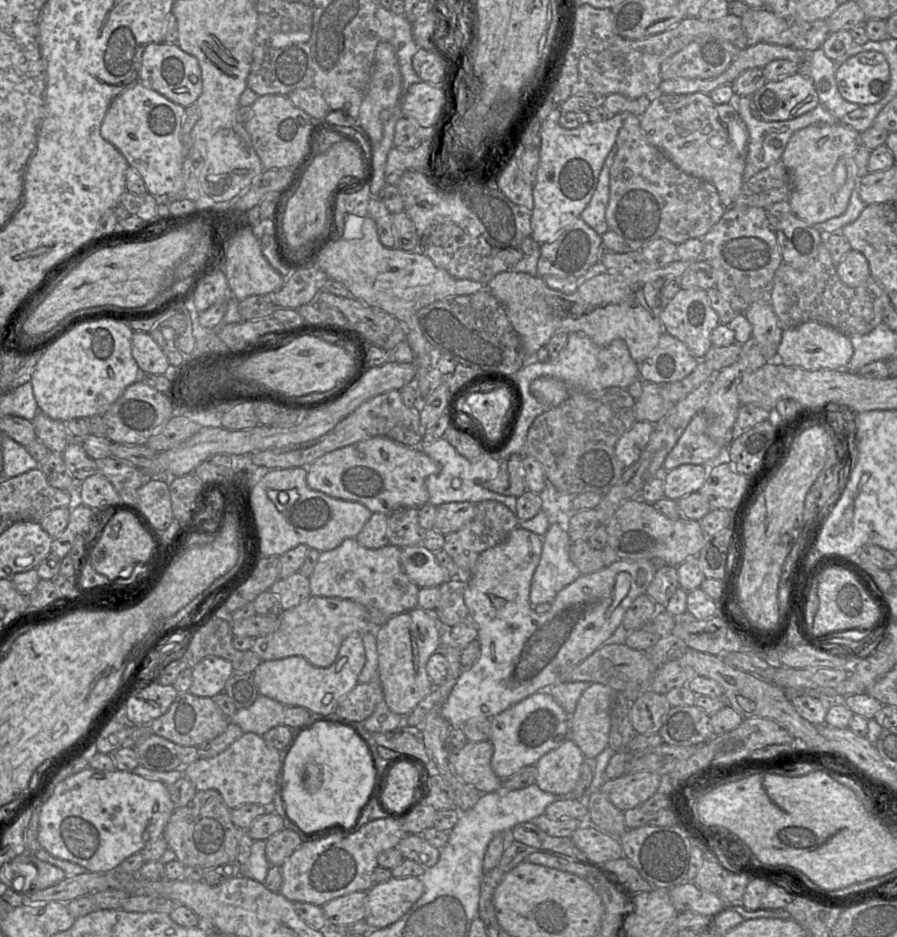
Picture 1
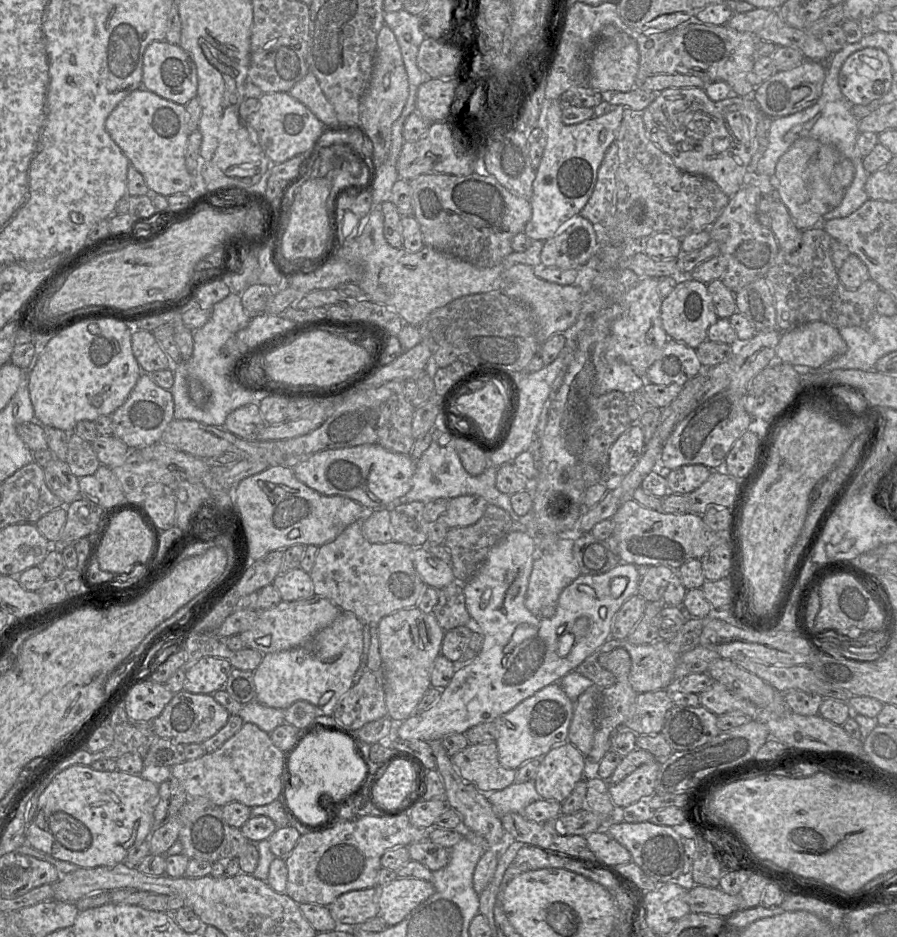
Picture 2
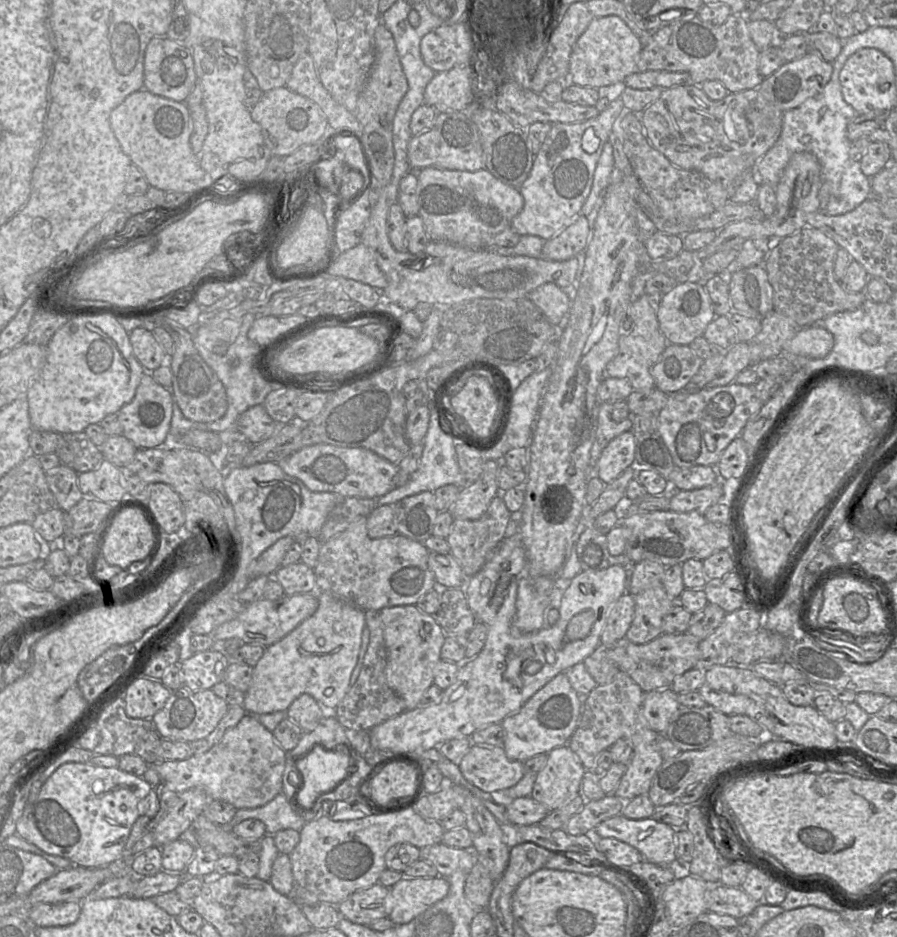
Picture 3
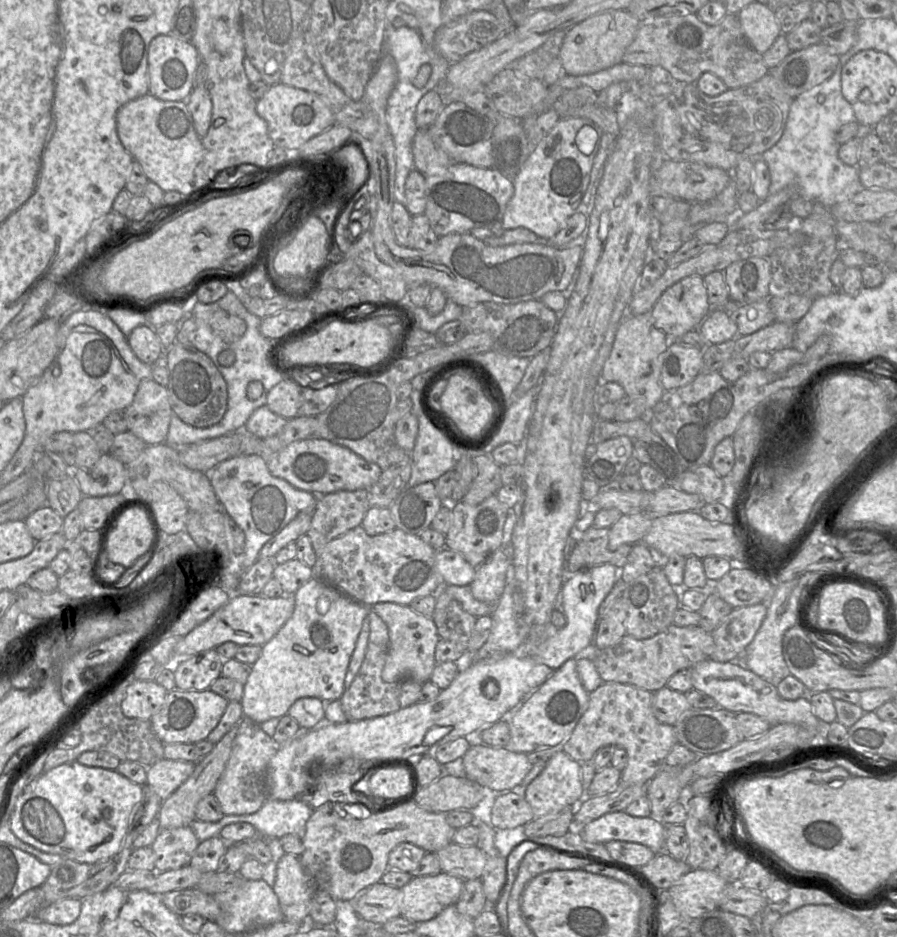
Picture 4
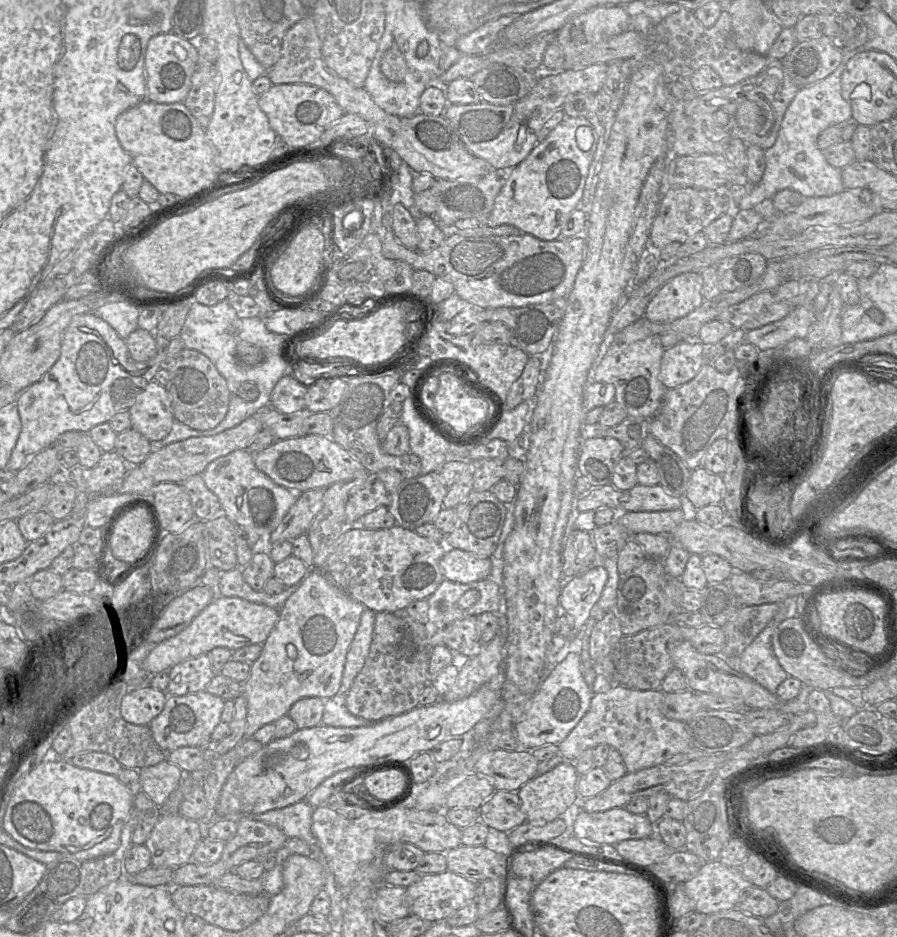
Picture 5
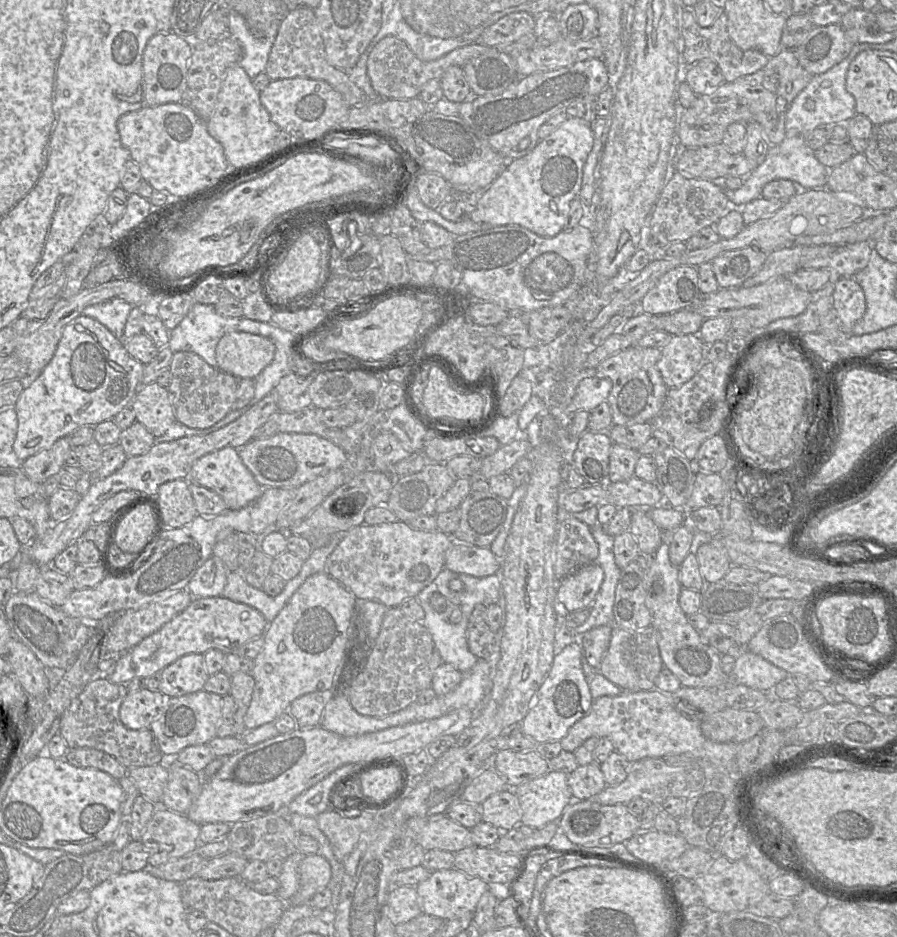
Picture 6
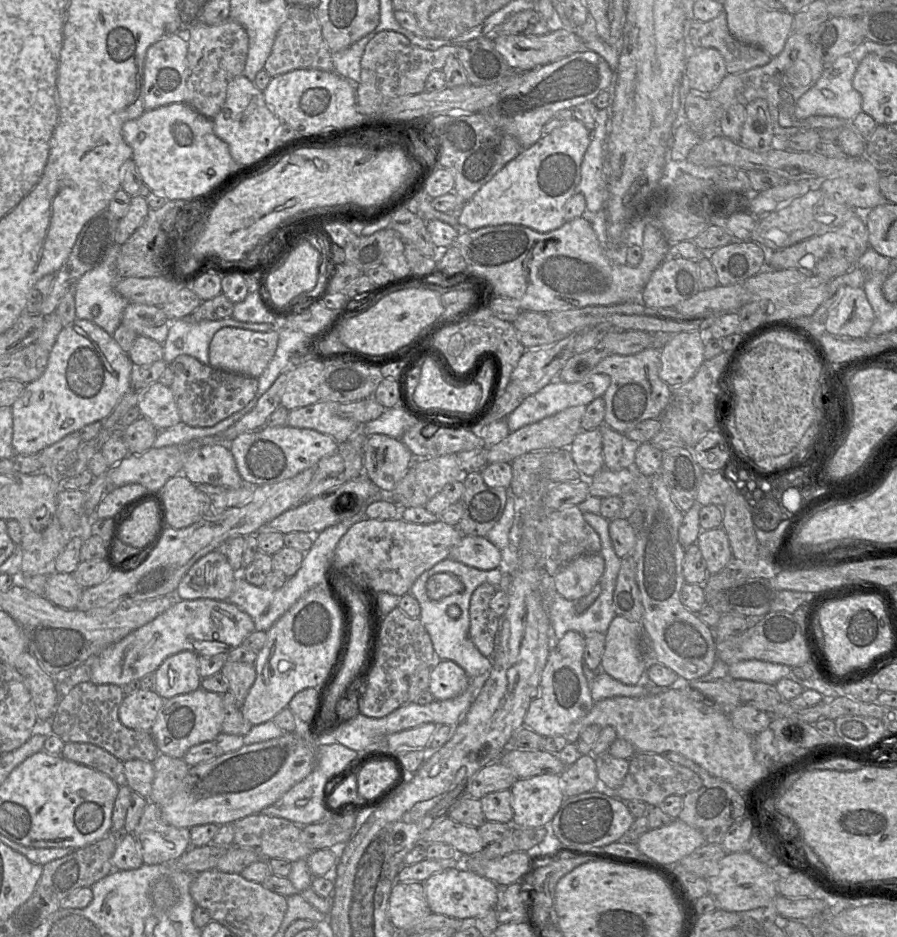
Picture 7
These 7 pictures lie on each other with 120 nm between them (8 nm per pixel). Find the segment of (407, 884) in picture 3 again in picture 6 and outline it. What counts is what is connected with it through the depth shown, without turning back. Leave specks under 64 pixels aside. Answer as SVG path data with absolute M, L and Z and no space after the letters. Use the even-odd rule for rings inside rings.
M451 867L432 872L415 888L423 913L449 920L464 914L474 914L480 898L489 889L489 884L479 877L469 877Z

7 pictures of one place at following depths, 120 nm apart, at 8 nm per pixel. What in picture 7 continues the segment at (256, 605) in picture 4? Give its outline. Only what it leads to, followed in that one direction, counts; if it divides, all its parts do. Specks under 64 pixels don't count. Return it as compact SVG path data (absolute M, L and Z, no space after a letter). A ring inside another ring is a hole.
M198 598L178 599L152 621L130 632L90 660L90 682L94 684L124 685L155 672L163 661L178 652L192 651L198 656L227 654L240 646L255 631L249 614L228 600Z

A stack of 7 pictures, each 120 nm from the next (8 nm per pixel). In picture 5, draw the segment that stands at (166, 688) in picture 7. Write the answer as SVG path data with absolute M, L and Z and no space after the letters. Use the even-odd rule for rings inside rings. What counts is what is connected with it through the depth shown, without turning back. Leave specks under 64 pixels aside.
M208 654L187 659L169 669L166 693L184 696L206 690L215 674Z

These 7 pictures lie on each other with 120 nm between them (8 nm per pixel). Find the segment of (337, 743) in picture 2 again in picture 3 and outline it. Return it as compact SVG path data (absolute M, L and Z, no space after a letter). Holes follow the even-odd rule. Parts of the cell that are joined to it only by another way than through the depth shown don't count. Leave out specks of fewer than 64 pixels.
M316 745L294 762L303 776L303 786L295 797L297 808L310 810L324 793L336 788L356 769L352 751L340 747Z

